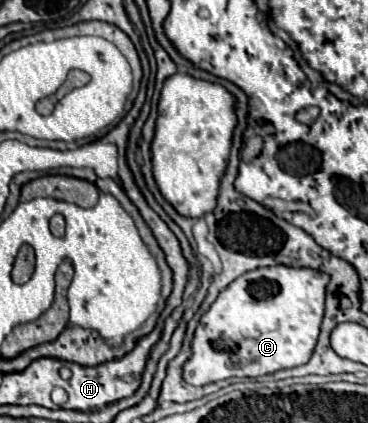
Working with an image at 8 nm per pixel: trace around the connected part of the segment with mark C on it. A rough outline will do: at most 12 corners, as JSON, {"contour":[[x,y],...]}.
{"contour":[[269,266],[195,330],[185,380],[307,364],[329,280]]}

